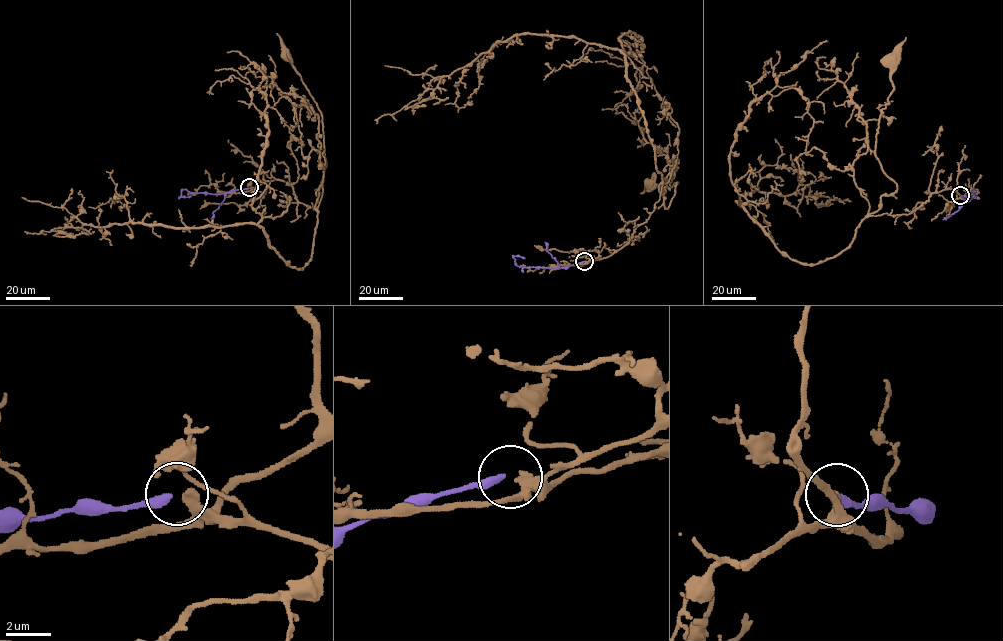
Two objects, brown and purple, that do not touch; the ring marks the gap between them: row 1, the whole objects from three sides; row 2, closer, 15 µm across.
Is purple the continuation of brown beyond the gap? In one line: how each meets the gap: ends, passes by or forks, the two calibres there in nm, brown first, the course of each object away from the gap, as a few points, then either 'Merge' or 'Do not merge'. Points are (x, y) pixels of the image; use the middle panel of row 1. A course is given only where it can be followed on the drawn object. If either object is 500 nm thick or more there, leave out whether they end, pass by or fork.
At the ring brown ends. At the ring purple ends. Thickness 360 nm (brown) against 340 nm. Course of brown: (585, 261), (611, 256), (629, 241), (659, 199), (661, 184), (667, 208), (678, 182), (662, 190), (649, 182). Course of purple: (584, 261), (557, 268), (523, 267), (517, 265), (513, 257), (525, 259). Do not merge

